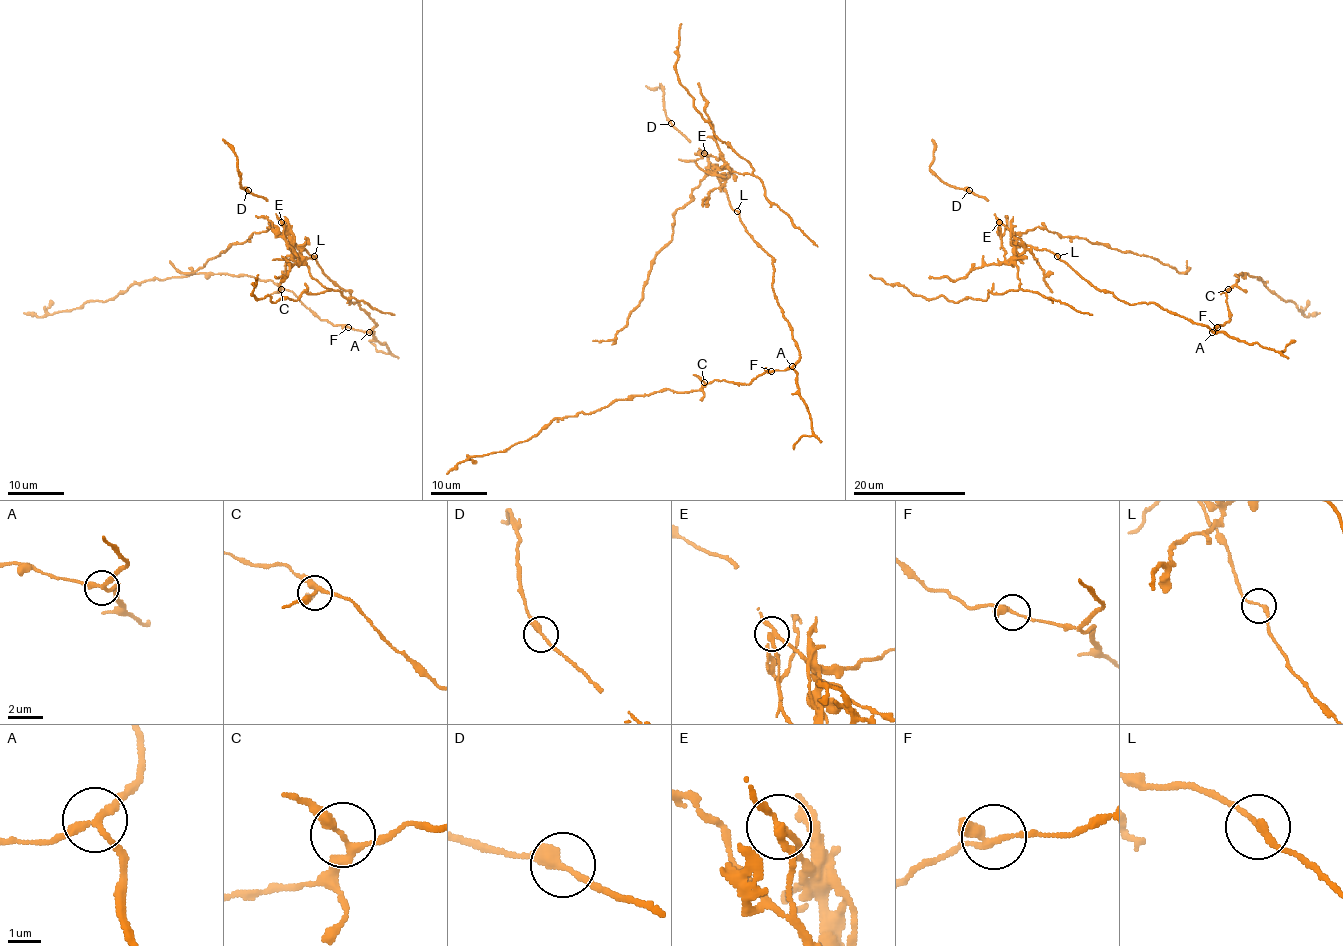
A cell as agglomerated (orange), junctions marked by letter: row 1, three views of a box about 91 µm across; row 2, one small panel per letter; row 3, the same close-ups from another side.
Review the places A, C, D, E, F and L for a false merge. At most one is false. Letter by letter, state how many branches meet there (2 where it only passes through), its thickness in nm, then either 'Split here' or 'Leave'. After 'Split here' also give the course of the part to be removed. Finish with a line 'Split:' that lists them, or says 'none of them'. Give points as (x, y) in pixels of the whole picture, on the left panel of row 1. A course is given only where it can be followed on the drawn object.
A: Branches: 3. Thickness 200 nm. Leave
C: Branches: 3. Thickness 240 nm. Leave
D: Branches: 2. Thickness 300 nm. Leave
E: Branches: 3. Thickness 200 nm. Split here. Course of the part to remove: (282, 221), (283, 238), (300, 261), (287, 234), (269, 227), (232, 244), (194, 272), (180, 272), (169, 261)
F: Branches: 3. Thickness 200 nm. Leave
L: Branches: 2. Thickness 200 nm. Leave
Split: E

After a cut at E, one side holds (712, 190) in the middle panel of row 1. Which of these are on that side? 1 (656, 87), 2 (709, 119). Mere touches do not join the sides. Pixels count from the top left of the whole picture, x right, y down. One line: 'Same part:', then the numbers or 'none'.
Same part: 2

